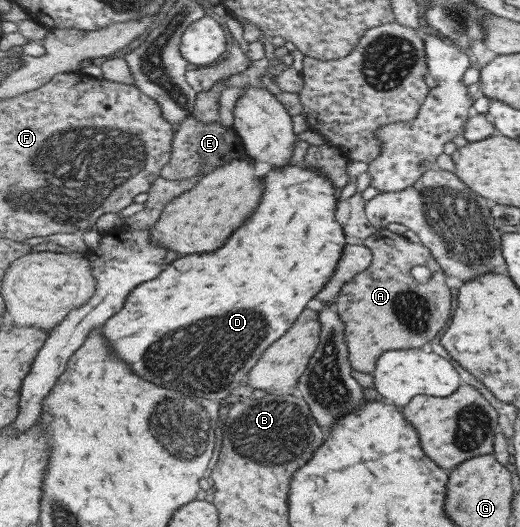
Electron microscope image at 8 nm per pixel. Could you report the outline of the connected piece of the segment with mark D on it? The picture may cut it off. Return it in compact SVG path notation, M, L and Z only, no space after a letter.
M286 165L280 168L268 167L265 169L264 192L261 205L255 209L251 219L247 219L247 223L239 231L235 231L235 235L225 243L225 247L221 247L219 251L211 253L209 259L201 259L201 255L195 253L187 255L187 257L177 258L166 266L157 278L136 287L134 293L126 299L126 306L119 311L119 315L115 314L113 318L105 323L103 332L110 339L114 354L119 355L123 361L131 363L131 367L135 367L135 371L139 371L139 375L143 375L145 379L151 379L153 383L159 383L159 385L169 389L169 363L171 363L171 389L185 391L188 395L202 397L214 402L229 397L231 391L237 389L245 381L245 377L257 365L257 361L261 359L263 353L266 353L266 349L290 330L289 327L294 325L307 309L307 303L311 299L316 299L317 295L322 293L330 282L329 279L338 270L339 262L342 261L344 251L346 251L348 239L345 237L344 225L341 225L335 219L339 189L334 187L334 181L315 168Z

